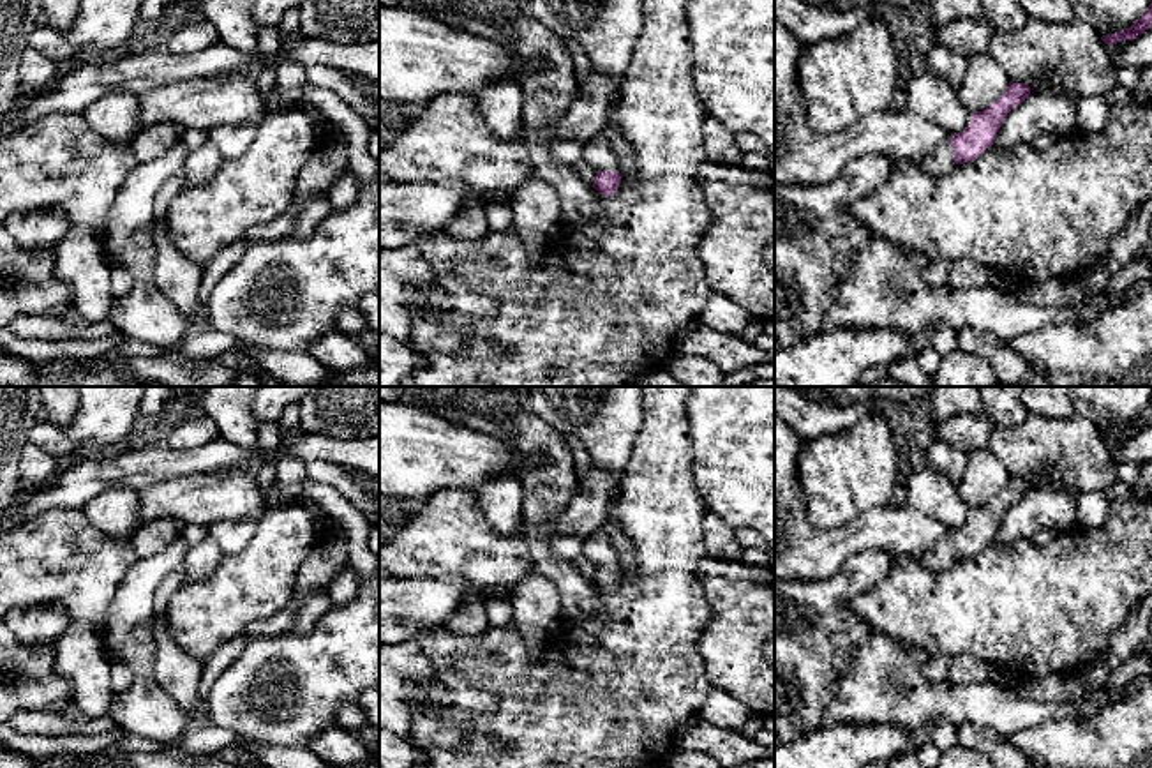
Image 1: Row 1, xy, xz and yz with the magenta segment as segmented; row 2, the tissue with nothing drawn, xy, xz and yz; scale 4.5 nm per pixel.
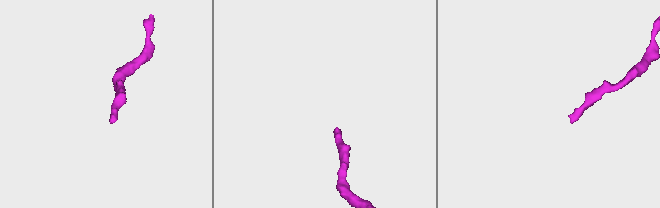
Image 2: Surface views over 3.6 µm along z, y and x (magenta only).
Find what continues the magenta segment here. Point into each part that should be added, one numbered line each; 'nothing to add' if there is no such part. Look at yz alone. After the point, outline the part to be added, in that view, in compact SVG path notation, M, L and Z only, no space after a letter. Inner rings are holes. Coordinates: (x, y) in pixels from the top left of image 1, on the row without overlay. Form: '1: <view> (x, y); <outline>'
1: yz (941, 557); M942 538L933 549L917 554L916 560L926 568L946 570L956 561L954 544L949 538Z

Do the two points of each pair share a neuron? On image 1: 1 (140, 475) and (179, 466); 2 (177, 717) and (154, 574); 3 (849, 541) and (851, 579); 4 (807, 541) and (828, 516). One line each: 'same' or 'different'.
1: same
2: same
3: different
4: different

